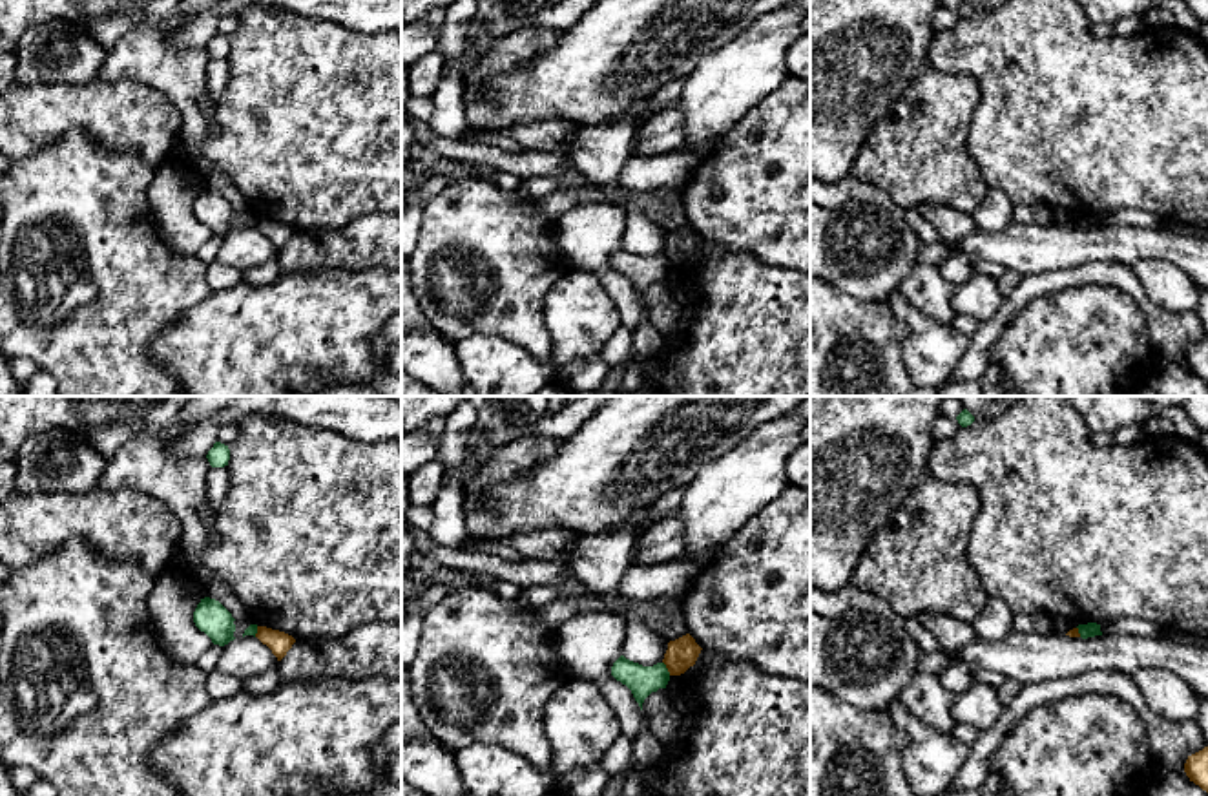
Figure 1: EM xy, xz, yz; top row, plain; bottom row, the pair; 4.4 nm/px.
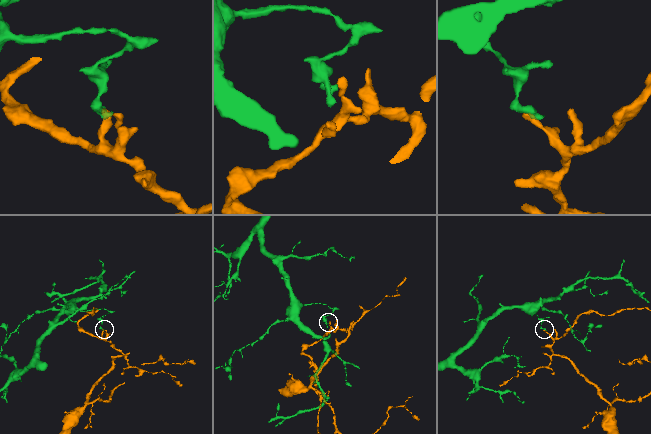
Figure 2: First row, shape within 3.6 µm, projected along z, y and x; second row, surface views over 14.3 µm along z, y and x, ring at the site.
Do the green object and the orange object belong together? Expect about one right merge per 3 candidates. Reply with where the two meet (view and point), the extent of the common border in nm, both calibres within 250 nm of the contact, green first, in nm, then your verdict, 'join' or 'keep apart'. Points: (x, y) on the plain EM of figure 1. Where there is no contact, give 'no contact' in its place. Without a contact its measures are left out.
xz (666, 260) | 70 nm | 130/140 nm | keep apart

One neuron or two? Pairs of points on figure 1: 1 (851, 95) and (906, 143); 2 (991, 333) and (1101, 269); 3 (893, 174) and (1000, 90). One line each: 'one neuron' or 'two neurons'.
1: two neurons
2: one neuron
3: two neurons

